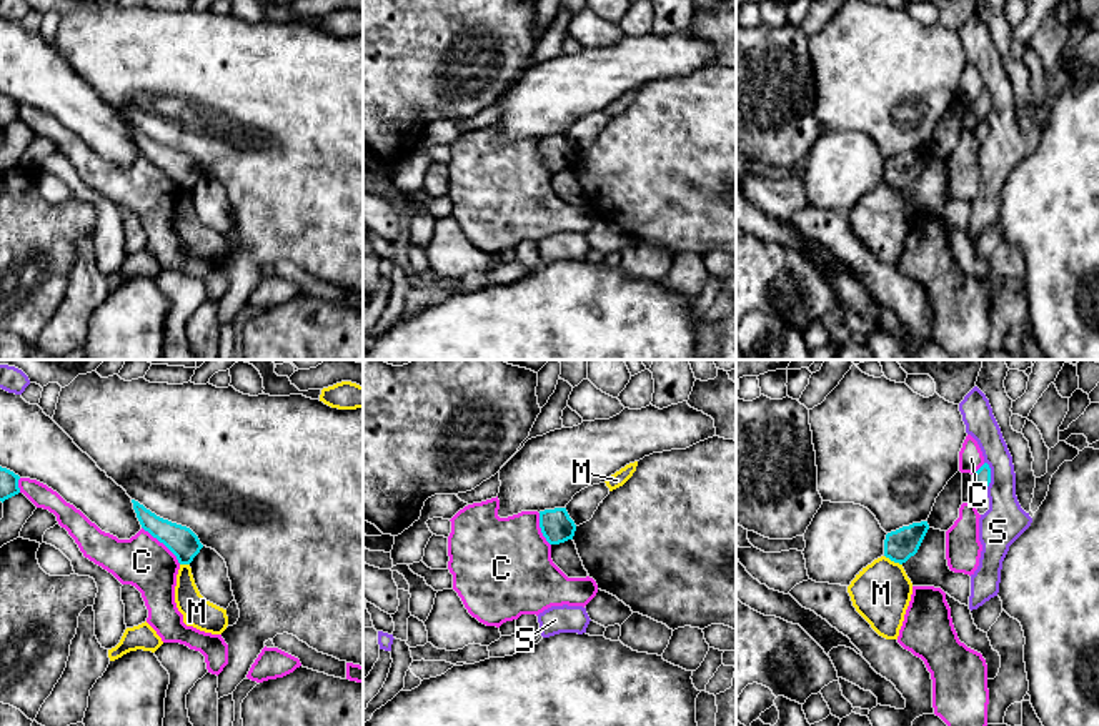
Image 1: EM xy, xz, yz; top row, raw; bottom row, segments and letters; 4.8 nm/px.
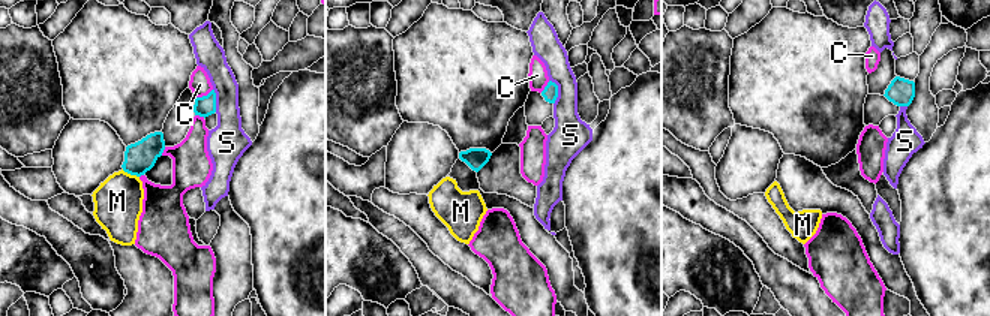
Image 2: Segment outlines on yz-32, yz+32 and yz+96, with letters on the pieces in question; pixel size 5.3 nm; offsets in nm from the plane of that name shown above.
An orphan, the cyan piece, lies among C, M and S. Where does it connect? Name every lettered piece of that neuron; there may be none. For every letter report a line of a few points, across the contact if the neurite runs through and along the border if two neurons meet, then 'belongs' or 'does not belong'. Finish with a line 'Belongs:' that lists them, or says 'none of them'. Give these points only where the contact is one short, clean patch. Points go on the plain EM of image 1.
C: does not belong
M: line yz (885, 182), (901, 192); does not belong
S: line yz (986, 89), (989, 112), (984, 119); does not belong
Belongs: none of them

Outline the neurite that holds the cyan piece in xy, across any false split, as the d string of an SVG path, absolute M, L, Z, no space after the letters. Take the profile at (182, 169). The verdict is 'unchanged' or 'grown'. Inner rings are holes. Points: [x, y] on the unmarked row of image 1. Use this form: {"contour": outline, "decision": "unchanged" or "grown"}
{"contour": "M138 128L132 130L142 155L163 170L180 191L190 191L203 175L198 163L186 153L157 143Z", "decision": "unchanged"}

